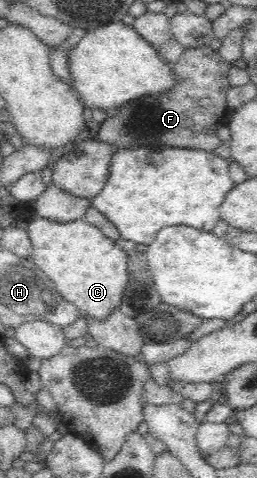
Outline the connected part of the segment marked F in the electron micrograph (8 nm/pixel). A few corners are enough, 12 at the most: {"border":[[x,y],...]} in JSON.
{"border":[[209,47],[173,65],[170,93],[118,107],[94,139],[115,151],[219,152],[231,69]]}

